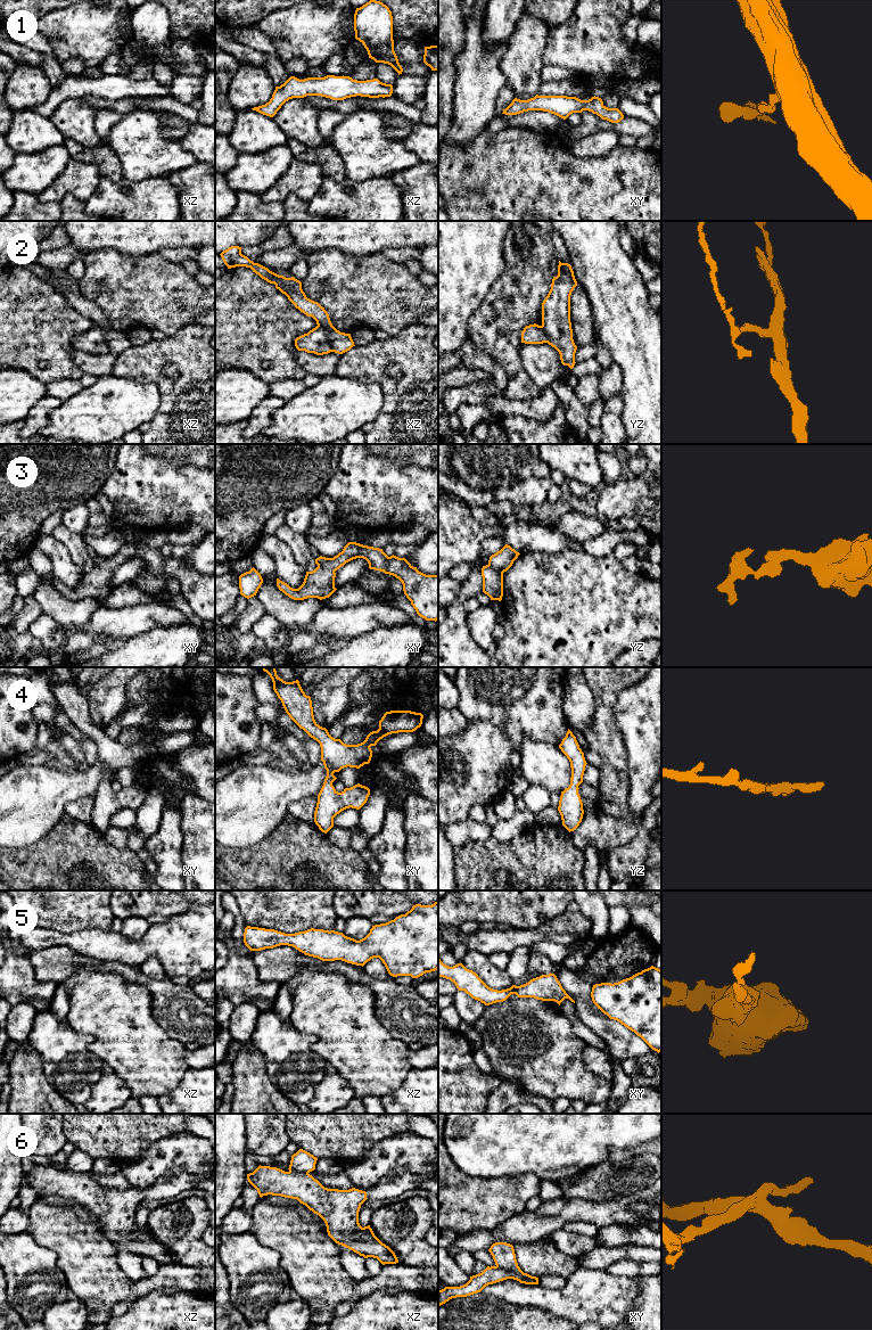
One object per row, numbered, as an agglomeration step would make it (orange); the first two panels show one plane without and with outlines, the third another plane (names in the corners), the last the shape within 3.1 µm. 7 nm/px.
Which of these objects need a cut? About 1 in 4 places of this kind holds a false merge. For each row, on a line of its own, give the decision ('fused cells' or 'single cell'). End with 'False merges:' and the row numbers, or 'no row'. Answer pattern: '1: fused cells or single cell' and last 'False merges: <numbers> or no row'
1: single cell
2: fused cells
3: fused cells
4: single cell
5: single cell
6: fused cells
False merges: 2, 3, 6

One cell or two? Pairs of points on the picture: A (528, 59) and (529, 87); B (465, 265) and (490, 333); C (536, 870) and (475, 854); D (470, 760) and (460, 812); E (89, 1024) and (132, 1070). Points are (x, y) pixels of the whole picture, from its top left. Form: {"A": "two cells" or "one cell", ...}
{"A": "one cell", "B": "two cells", "C": "one cell", "D": "one cell", "E": "one cell"}

